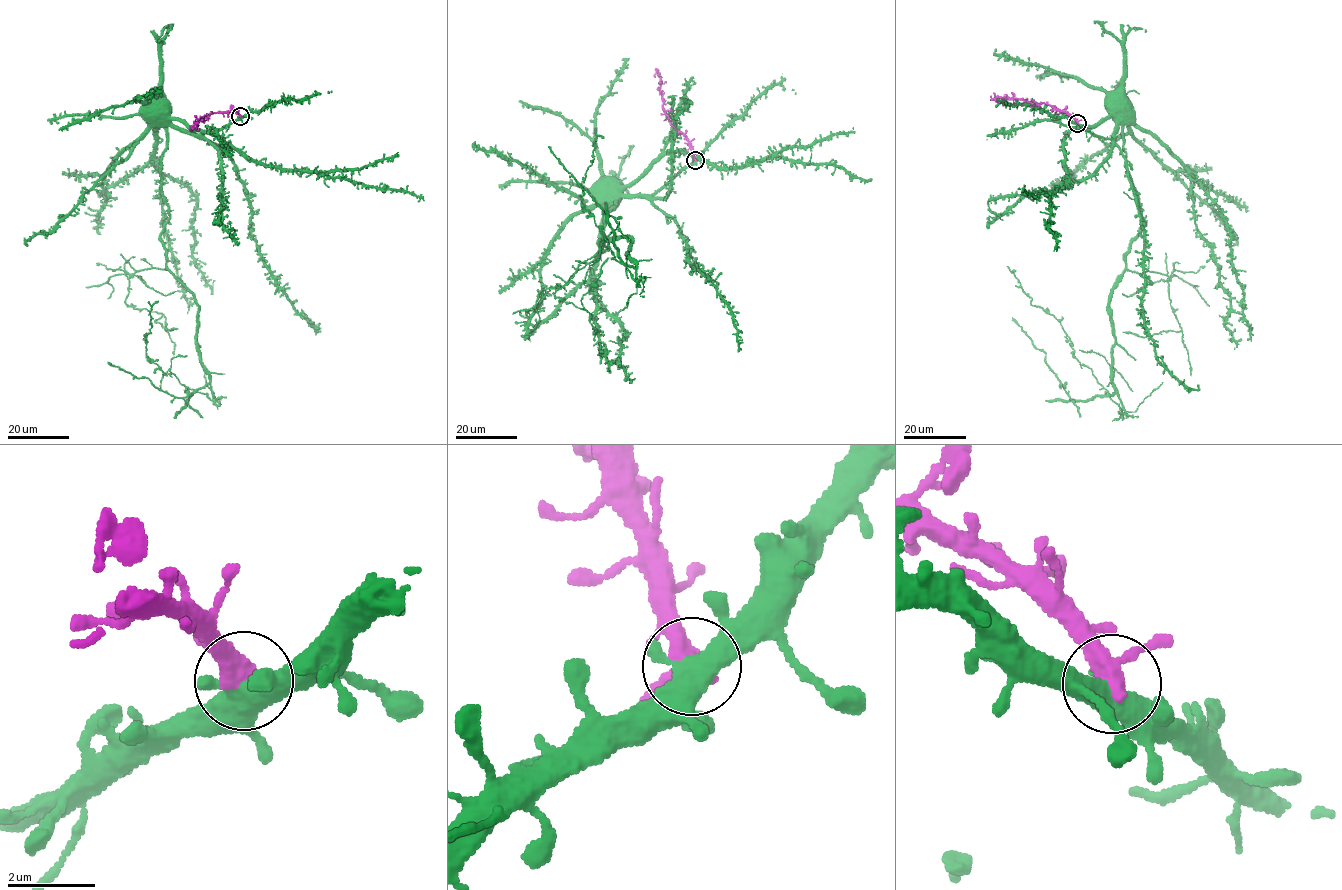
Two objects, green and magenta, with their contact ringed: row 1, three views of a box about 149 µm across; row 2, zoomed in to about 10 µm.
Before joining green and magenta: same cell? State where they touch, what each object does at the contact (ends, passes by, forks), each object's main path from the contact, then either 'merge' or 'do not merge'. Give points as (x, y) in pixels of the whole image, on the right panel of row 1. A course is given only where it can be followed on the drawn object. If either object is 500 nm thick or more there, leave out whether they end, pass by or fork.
place (1077, 123); course green (1077, 123), (1111, 139), (1122, 125), (1145, 222), (1109, 300), (1116, 392), (1007, 266); course magenta (1077, 123), (1071, 116), (1044, 103), (994, 99), (998, 103); do not merge

